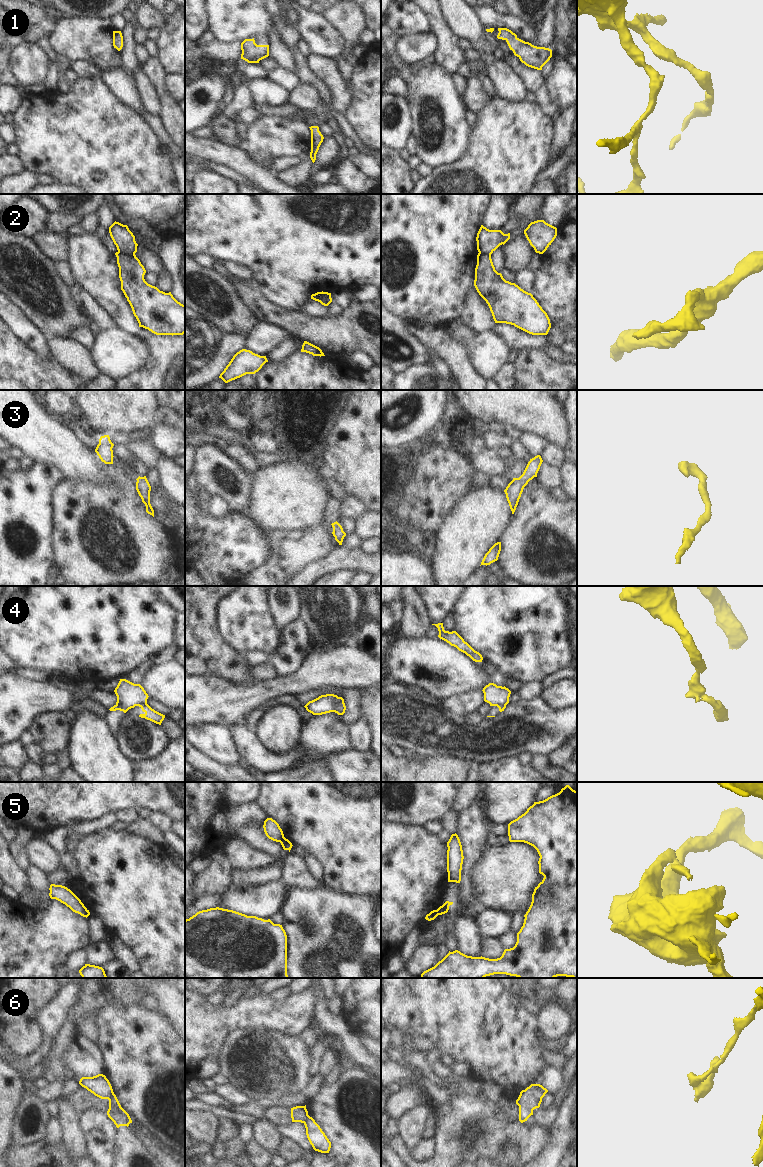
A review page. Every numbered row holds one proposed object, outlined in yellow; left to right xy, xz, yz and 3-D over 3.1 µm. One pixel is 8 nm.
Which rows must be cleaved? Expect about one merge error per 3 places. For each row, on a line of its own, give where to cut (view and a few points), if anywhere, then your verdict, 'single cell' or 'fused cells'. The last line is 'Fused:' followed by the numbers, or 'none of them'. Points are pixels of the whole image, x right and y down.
1: no cut | single cell
2: xy (118, 251), (134, 254) | fused cells
3: no cut | single cell
4: xz (340, 697), (334, 700), (336, 712) | fused cells
5: xz (283, 836), (280, 842) | fused cells
6: xz (309, 1116), (303, 1122) | fused cells
Fused: 2, 4, 5, 6

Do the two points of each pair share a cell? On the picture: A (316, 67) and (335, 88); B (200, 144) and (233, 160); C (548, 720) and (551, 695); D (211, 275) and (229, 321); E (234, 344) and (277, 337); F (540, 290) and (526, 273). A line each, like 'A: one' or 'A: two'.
A: one
B: one
C: two
D: one
E: two
F: two

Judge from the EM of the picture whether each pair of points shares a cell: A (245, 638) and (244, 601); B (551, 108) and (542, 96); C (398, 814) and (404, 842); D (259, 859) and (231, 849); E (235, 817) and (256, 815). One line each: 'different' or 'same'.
A: same
B: same
C: different
D: same
E: same

